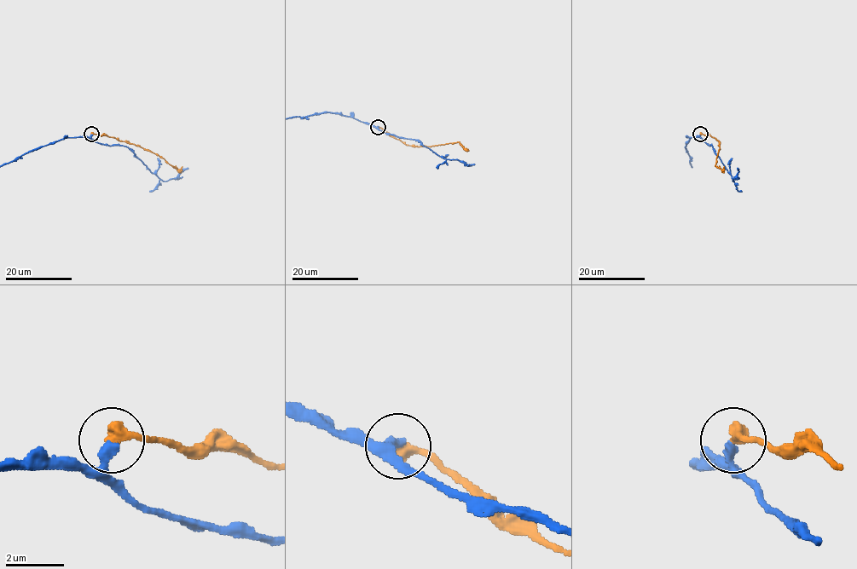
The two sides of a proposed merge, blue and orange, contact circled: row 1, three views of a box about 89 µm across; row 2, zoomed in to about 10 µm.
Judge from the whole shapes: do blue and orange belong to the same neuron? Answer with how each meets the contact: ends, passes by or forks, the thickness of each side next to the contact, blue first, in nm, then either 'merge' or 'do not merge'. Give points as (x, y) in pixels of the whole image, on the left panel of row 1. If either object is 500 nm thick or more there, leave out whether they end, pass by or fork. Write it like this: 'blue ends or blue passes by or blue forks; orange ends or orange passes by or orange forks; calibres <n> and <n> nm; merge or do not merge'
blue ends; orange ends; calibres 320 and 440 nm; do not merge

